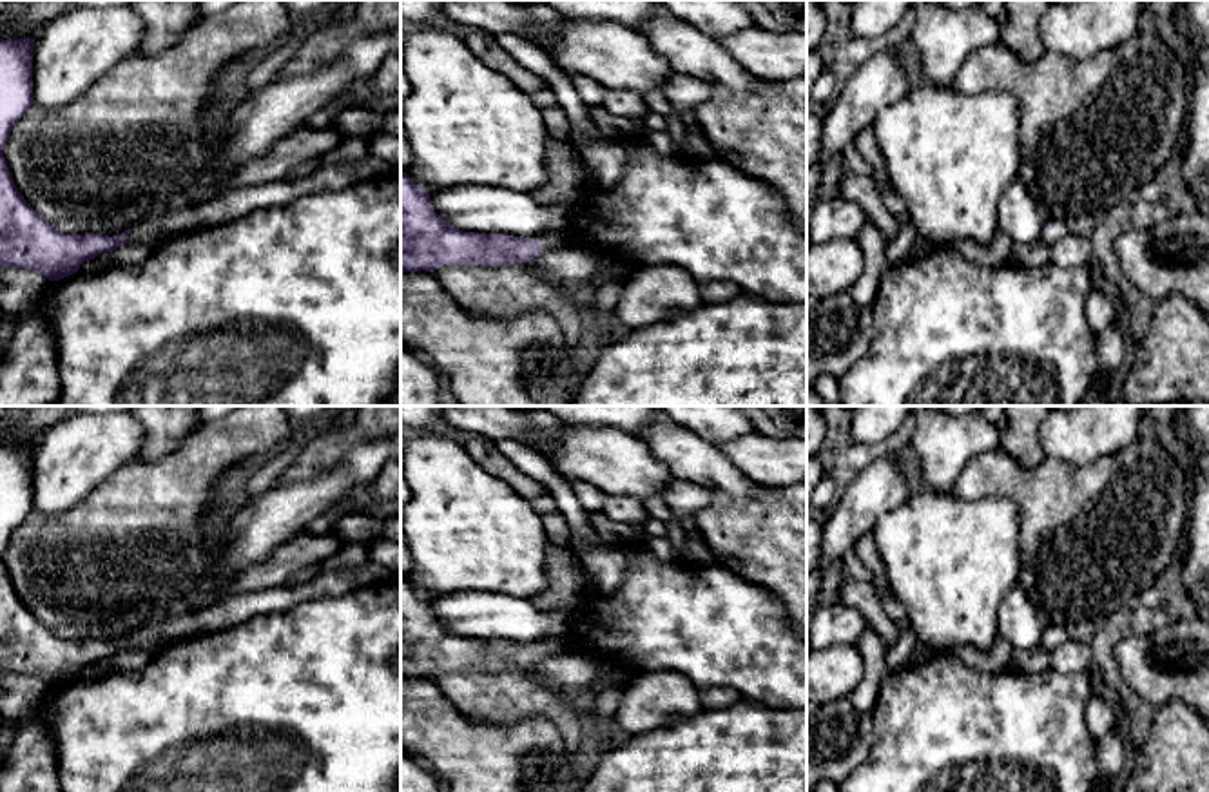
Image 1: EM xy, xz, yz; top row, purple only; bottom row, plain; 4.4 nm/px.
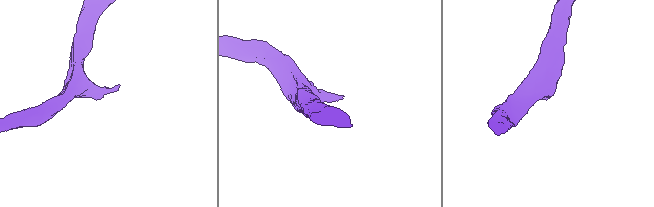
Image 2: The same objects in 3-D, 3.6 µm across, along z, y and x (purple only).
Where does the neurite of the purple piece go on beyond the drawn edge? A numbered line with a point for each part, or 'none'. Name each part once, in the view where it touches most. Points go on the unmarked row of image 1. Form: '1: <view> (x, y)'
1: xz (550, 647)

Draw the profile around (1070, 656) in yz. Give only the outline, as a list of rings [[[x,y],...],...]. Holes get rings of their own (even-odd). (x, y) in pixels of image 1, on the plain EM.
[[[1064,640],[1049,652],[1051,667],[1060,674],[1089,672],[1095,663],[1093,652],[1086,640]]]

